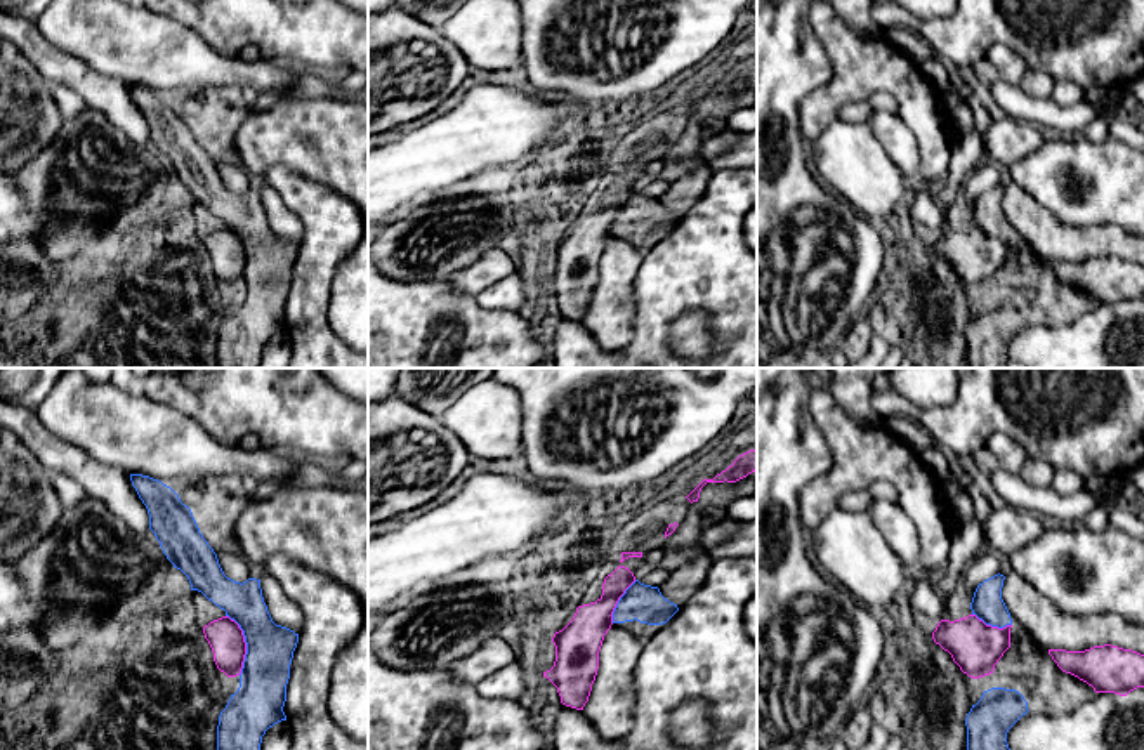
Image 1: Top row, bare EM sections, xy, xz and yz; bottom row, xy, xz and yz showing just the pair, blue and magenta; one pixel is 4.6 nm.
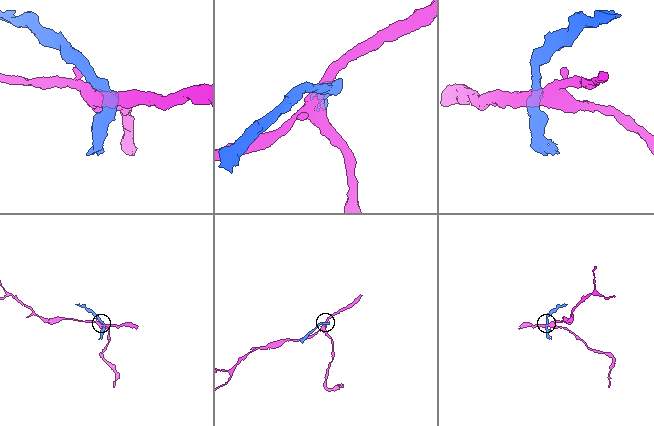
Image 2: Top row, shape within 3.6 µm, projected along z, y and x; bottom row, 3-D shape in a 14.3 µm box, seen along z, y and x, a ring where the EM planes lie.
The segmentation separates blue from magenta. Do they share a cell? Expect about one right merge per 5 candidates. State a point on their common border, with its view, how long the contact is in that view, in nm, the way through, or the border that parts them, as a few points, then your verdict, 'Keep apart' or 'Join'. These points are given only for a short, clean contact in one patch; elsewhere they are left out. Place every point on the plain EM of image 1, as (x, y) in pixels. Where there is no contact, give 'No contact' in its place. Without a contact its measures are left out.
Touches blue at xy (247, 256). Shared border 280 nm. Path across: xy (261, 308), (261, 269), (247, 256), (224, 247). Join

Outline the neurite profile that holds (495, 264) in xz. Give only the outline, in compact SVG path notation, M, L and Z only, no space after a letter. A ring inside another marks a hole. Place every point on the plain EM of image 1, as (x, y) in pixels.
M510 247L484 252L474 264L453 273L446 280L458 292L470 297L486 286L524 271L523 262Z

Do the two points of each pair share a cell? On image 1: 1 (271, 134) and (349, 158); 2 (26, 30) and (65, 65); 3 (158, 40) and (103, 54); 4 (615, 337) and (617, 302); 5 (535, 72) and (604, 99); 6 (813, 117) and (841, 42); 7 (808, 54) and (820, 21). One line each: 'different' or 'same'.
1: same
2: same
3: same
4: same
5: same
6: same
7: different

